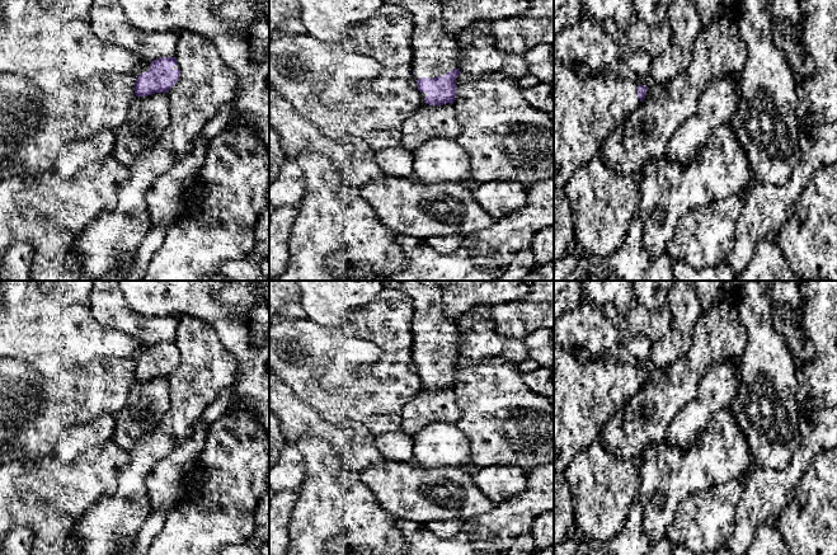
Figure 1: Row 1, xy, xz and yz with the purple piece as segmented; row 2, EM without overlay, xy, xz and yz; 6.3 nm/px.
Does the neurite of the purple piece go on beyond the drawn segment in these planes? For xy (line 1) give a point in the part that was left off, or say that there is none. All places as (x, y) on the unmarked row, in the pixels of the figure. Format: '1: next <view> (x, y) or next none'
1: next xy (145, 353)

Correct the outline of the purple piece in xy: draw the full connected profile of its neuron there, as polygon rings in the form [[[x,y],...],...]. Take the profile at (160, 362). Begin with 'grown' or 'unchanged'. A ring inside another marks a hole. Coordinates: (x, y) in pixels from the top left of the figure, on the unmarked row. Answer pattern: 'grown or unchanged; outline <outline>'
grown; outline [[[161,342],[133,357],[136,381],[168,377],[180,362],[177,342]]]

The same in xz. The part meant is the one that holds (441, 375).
grown; outline [[[380,281],[384,288],[405,292],[413,301],[413,359],[422,387],[453,389],[457,380],[459,331],[442,306],[439,281]]]

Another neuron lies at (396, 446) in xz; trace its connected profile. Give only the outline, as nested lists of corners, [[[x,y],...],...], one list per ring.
[[[401,431],[377,434],[375,446],[385,461],[409,464],[414,457],[413,437]]]

